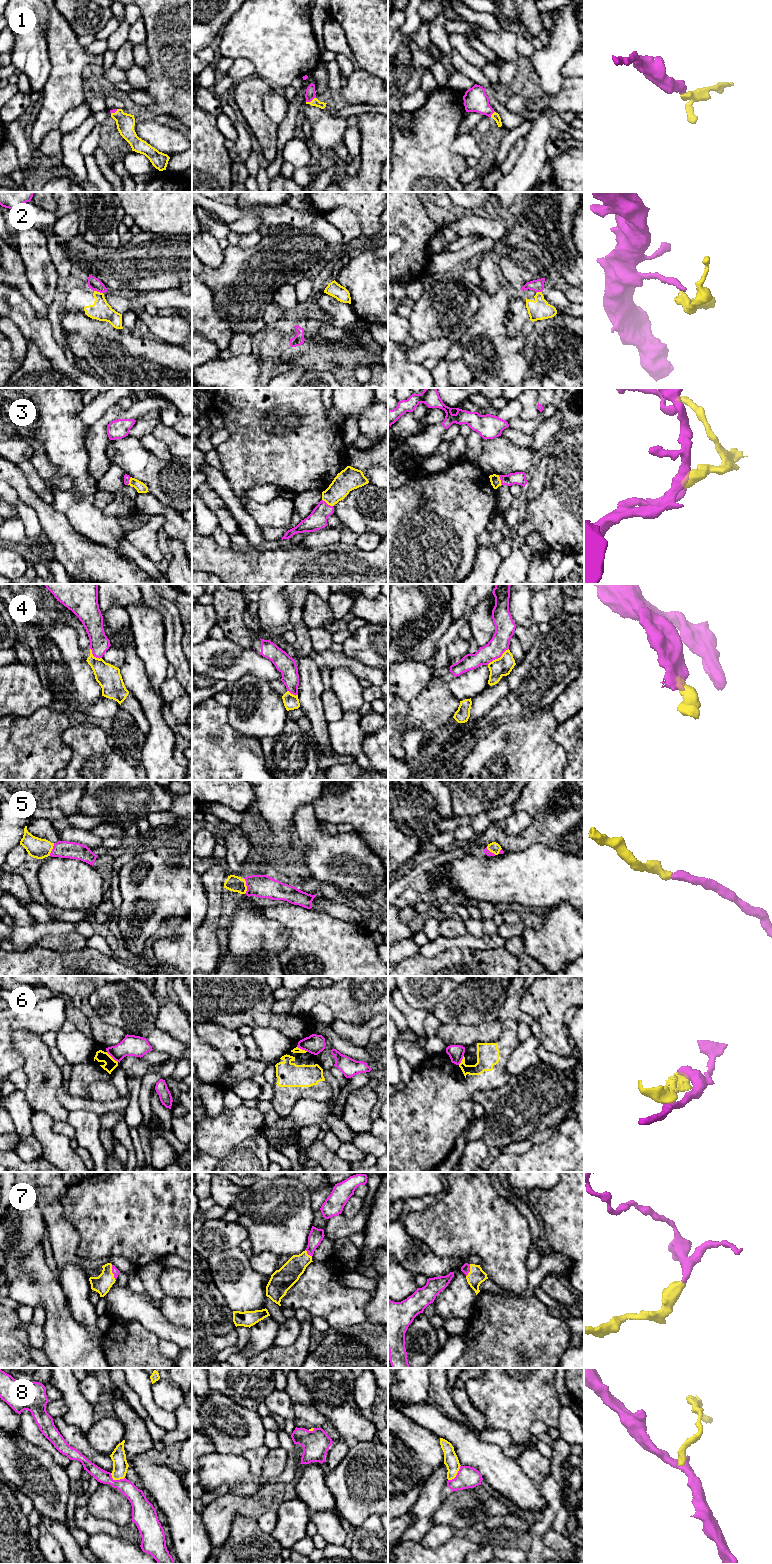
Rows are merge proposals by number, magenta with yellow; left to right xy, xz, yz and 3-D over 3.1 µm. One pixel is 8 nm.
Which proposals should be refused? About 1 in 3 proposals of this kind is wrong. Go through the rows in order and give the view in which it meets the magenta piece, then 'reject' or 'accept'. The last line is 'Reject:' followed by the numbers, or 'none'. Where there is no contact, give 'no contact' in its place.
1: xz | accept
2: xy | reject
3: xz | accept
4: yz | reject
5: xz | accept
6: xy | reject
7: xy | accept
8: yz | reject
Reject: 2, 4, 6, 8

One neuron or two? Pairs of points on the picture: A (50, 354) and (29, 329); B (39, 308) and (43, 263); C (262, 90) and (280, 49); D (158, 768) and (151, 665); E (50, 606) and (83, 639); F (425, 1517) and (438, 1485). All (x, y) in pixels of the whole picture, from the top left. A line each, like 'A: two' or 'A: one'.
A: one
B: two
C: two
D: two
E: one
F: one

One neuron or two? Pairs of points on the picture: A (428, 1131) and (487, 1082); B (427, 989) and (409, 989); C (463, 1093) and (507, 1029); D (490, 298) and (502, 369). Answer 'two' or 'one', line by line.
A: one
B: one
C: one
D: one

